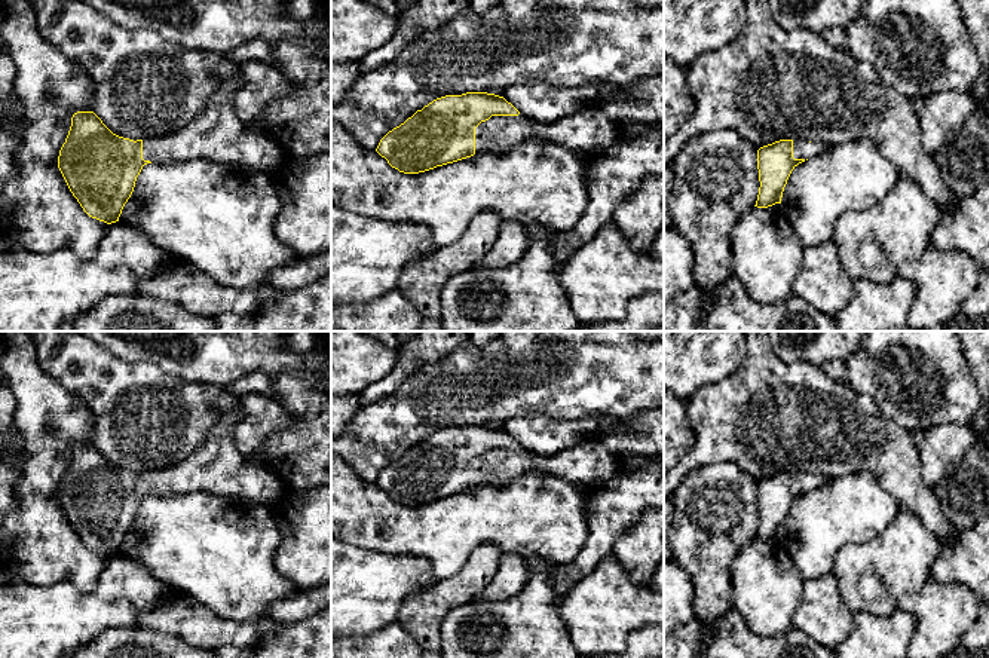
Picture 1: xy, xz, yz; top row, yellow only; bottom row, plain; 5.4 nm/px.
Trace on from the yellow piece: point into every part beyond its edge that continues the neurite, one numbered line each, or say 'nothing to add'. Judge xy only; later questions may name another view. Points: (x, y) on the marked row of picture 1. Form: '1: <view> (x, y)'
1: xy (217, 134)

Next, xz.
1: xz (590, 129)

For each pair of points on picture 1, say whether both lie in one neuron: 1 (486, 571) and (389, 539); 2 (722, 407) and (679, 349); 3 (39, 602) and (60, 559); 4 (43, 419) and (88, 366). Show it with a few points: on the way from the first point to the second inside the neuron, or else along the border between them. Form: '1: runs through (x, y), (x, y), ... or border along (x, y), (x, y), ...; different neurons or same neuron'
1: border along (495, 544), (481, 544), (453, 575), (438, 581); different neurons
2: border along (737, 369), (717, 382), (697, 388), (685, 400); different neurons
3: border along (15, 572), (33, 584), (70, 582), (80, 590); different neurons
4: border along (42, 367), (92, 415); different neurons

